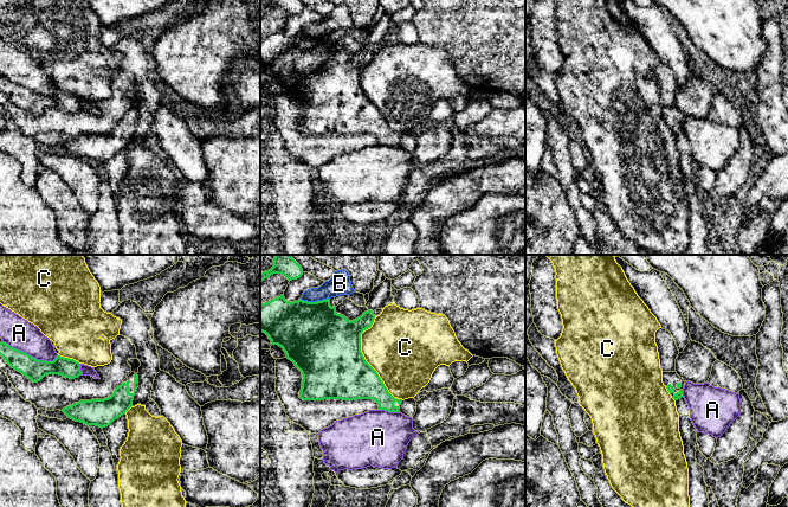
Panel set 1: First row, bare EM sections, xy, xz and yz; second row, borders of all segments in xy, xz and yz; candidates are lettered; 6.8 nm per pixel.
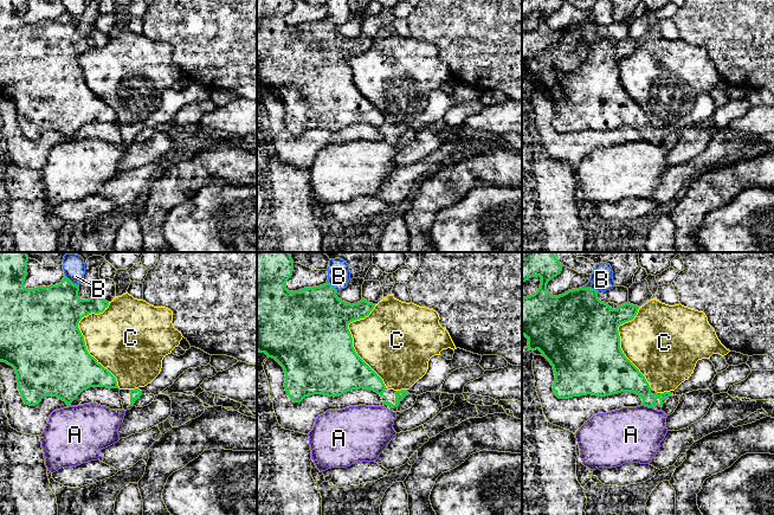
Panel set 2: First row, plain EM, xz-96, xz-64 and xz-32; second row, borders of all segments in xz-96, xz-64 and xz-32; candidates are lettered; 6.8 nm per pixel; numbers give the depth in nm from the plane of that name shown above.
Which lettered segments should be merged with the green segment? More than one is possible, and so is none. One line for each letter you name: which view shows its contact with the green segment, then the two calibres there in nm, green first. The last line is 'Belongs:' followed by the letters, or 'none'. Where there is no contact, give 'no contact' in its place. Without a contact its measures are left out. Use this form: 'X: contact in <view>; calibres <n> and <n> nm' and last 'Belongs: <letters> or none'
Belongs: none

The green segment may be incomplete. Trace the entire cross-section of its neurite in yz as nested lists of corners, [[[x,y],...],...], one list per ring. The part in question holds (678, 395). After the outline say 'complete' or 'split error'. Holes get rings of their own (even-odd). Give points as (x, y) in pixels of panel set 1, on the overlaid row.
[[[663,372],[663,383],[674,400],[684,397],[683,389],[685,381],[677,372]]] | split error

